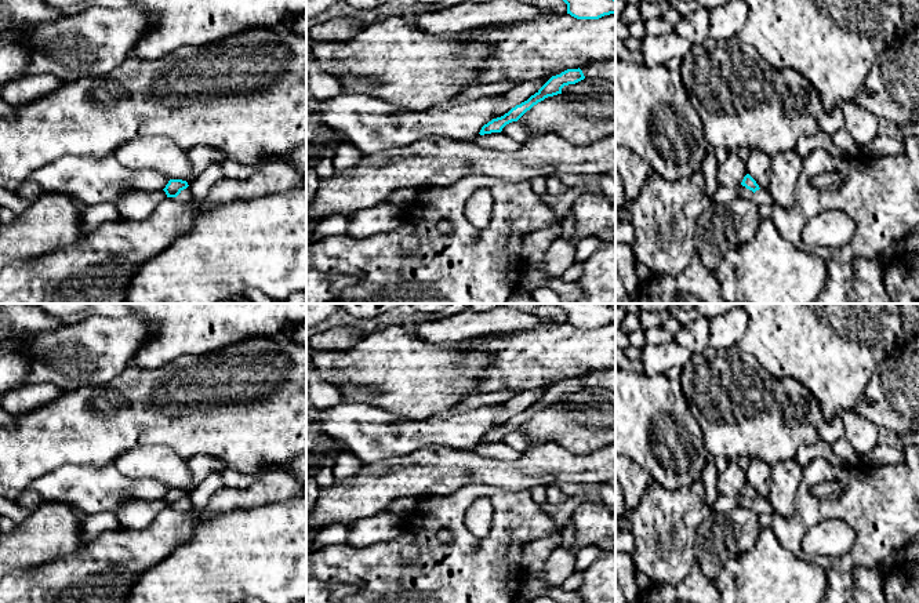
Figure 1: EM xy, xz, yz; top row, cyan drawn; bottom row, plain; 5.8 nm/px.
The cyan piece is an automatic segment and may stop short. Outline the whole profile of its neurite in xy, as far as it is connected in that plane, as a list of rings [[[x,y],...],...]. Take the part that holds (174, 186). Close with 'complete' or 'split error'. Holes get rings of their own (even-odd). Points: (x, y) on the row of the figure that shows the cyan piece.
[[[170,179],[163,190],[166,192],[167,197],[177,197],[188,186],[189,185],[186,181]]] | complete

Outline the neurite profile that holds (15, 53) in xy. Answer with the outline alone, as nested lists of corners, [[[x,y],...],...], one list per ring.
[[[0,0],[0,97],[10,80],[26,75],[32,59],[32,47],[21,32],[63,17],[43,0]]]

